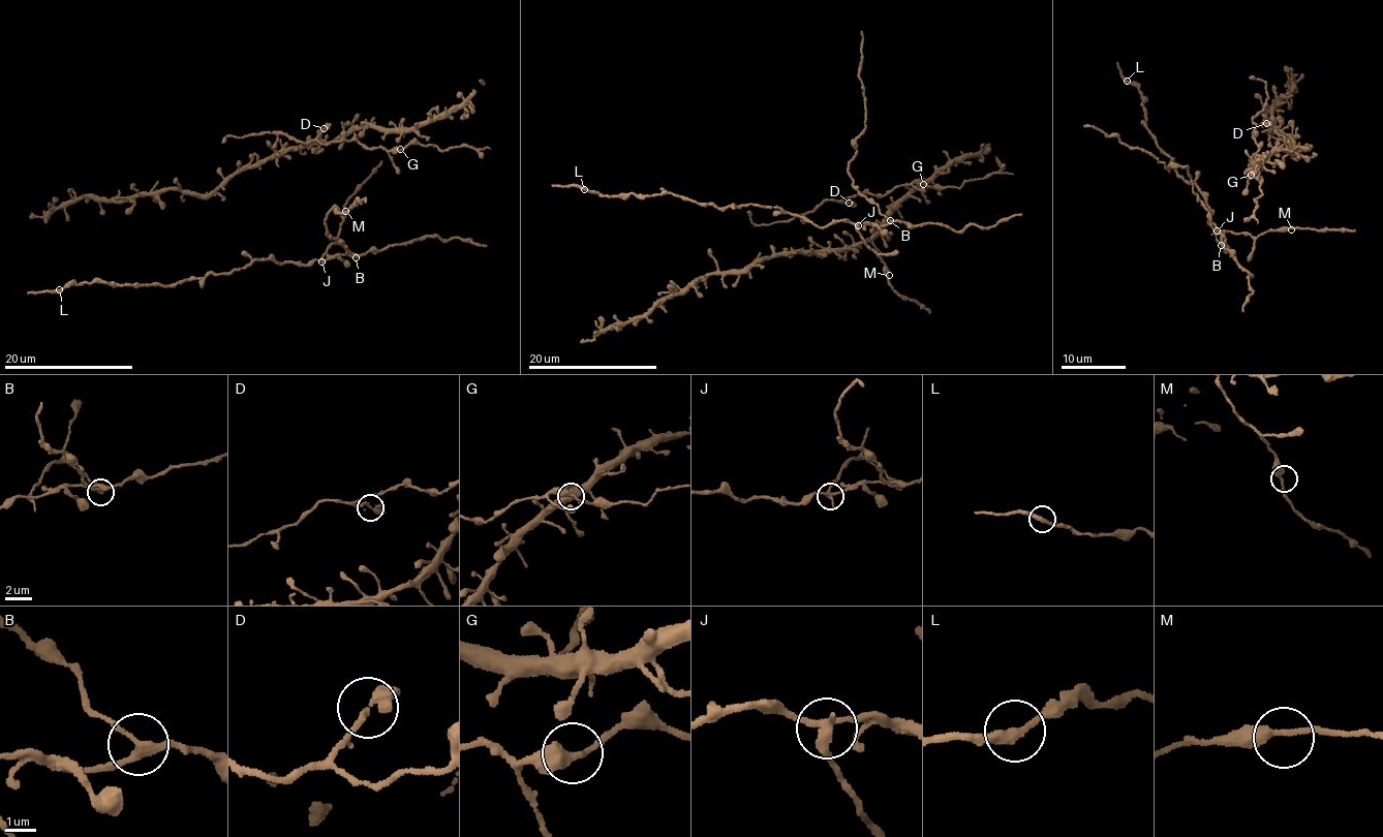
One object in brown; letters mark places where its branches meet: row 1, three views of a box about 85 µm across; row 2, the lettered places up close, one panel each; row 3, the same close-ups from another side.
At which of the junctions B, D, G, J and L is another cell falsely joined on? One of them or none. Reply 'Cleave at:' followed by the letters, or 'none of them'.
Cleave at: J

